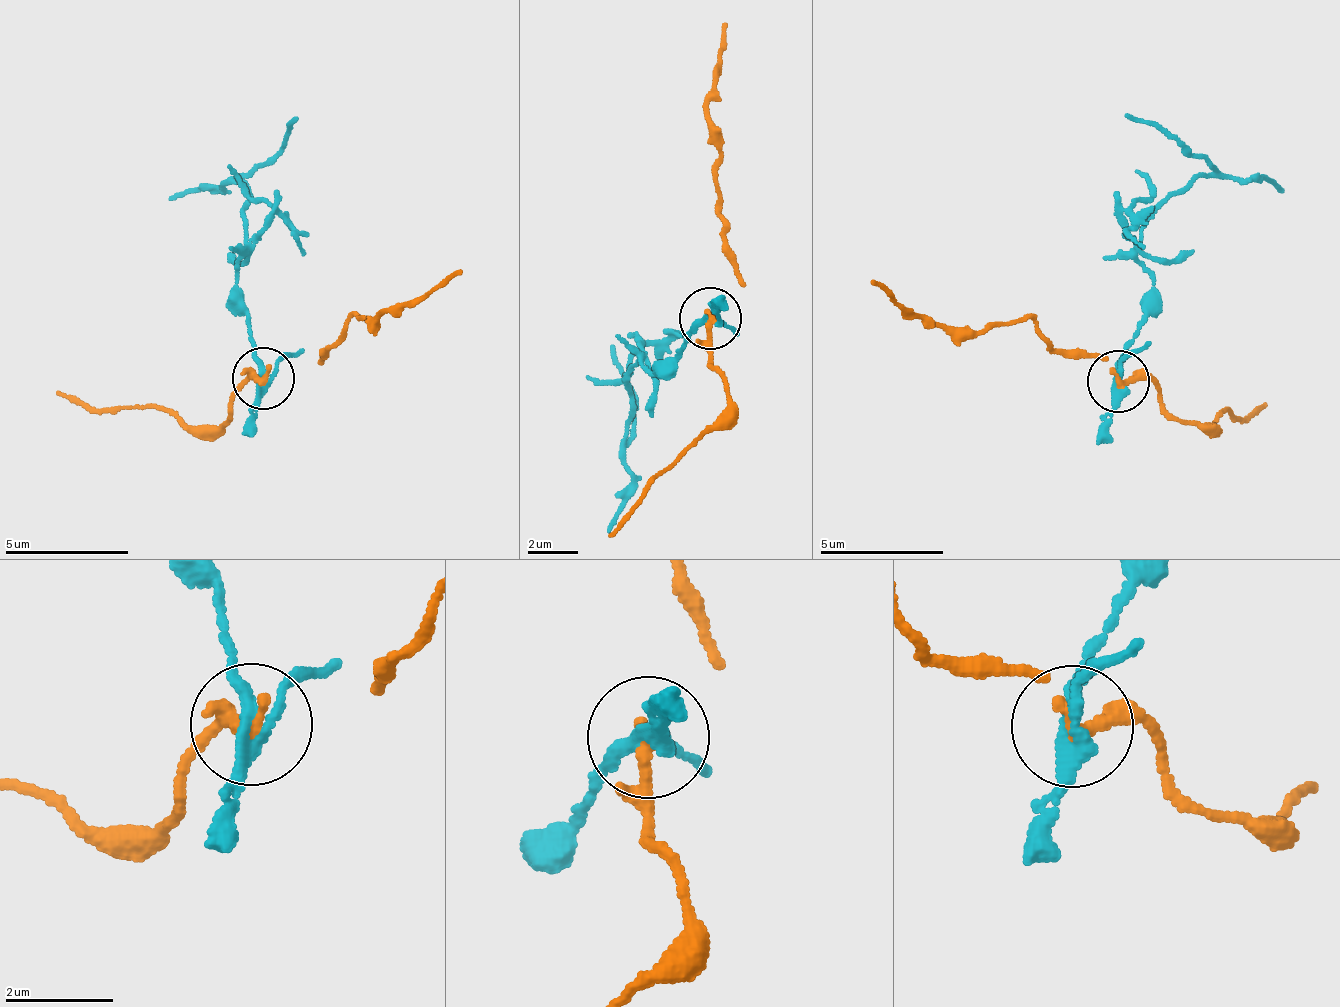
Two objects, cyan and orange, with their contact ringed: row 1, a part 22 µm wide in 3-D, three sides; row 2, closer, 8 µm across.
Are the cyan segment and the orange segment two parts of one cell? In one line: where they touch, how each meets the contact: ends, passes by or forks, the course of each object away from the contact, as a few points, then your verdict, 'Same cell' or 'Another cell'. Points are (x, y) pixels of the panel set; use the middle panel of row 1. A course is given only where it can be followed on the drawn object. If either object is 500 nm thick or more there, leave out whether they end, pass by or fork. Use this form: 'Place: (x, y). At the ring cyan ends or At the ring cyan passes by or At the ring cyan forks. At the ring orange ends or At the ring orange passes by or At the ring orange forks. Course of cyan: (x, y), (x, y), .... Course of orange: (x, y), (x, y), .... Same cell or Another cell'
Place: (710, 318). At the ring cyan forks. At the ring orange ends. Course of cyan: (712, 319), (689, 330), (656, 376), (629, 365), (630, 436), (637, 396), (611, 344). Course of orange: (712, 319), (706, 309), (739, 281), (721, 212), (711, 92), (726, 26). Another cell

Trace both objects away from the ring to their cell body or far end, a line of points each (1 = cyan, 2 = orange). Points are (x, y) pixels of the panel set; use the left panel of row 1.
1: (264, 380), (237, 281), (246, 223), (244, 178), (281, 155), (297, 116)
2: (264, 380), (270, 366), (317, 365), (336, 345), (353, 318), (393, 313), (462, 269)

